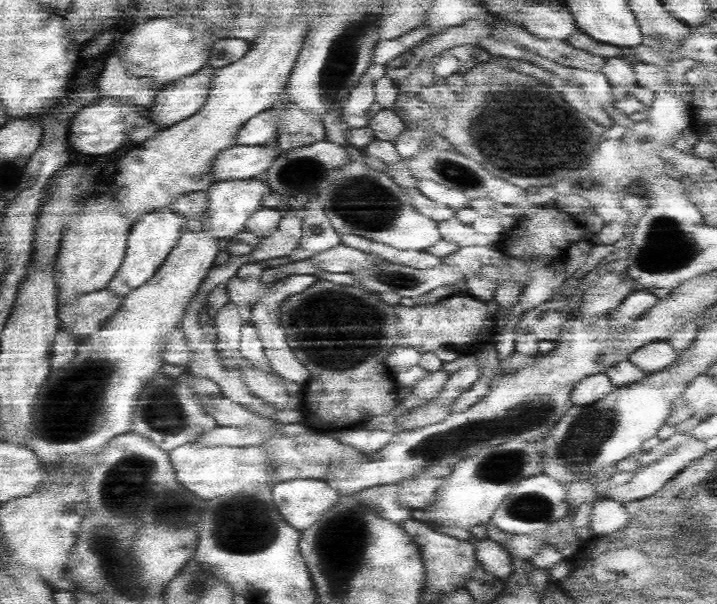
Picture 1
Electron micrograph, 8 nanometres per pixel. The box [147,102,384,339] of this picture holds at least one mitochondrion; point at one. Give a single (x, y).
(303, 175)

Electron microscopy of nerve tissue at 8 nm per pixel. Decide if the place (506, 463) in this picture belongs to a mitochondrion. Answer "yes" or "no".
yes

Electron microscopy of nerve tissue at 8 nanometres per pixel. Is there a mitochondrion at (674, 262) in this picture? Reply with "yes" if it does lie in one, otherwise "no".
yes

